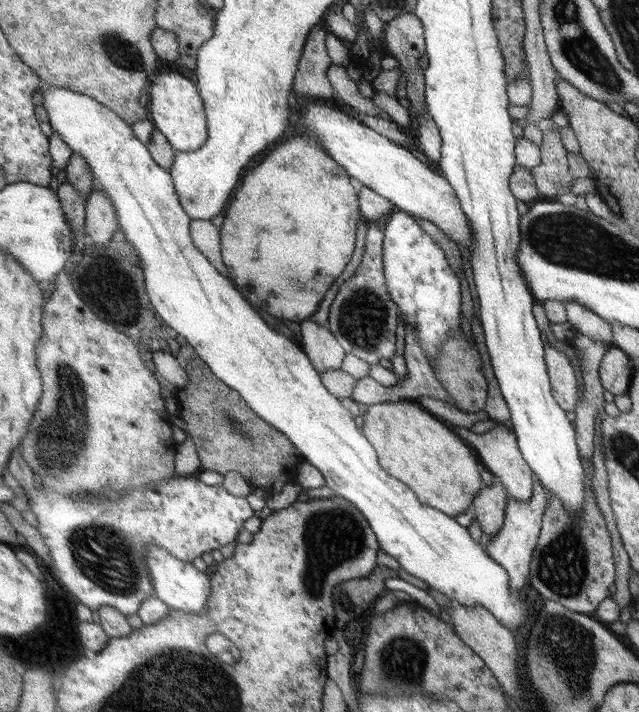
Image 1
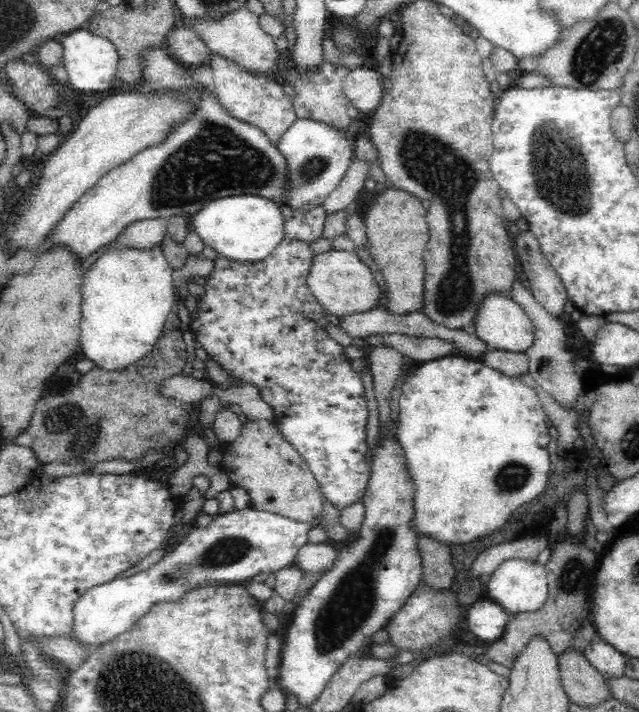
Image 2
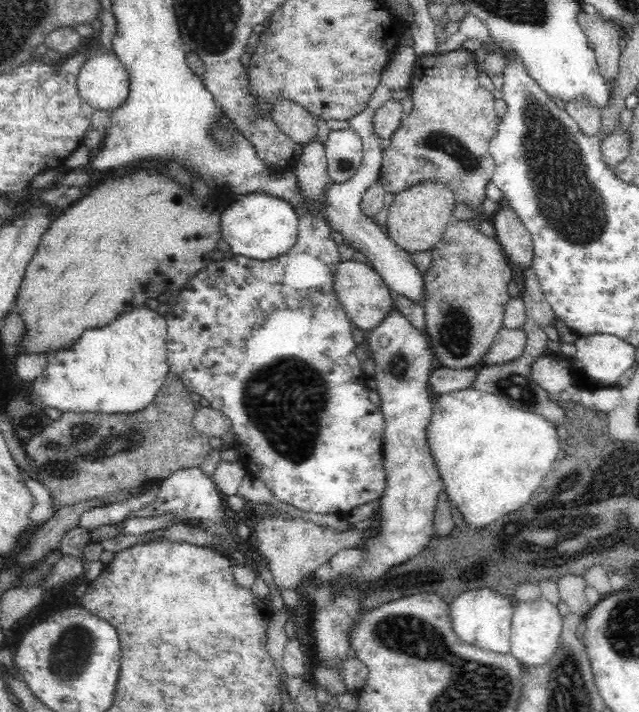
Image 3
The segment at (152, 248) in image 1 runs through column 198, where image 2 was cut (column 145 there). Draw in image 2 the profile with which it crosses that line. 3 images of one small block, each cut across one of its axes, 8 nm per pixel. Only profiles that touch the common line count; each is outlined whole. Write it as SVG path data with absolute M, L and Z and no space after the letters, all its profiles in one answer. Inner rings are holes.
M160 248L109 249L90 268L87 268L82 285L82 330L80 330L80 350L84 358L94 366L107 372L124 372L129 366L141 361L163 335L163 328L168 316L175 307L173 269L163 256Z

